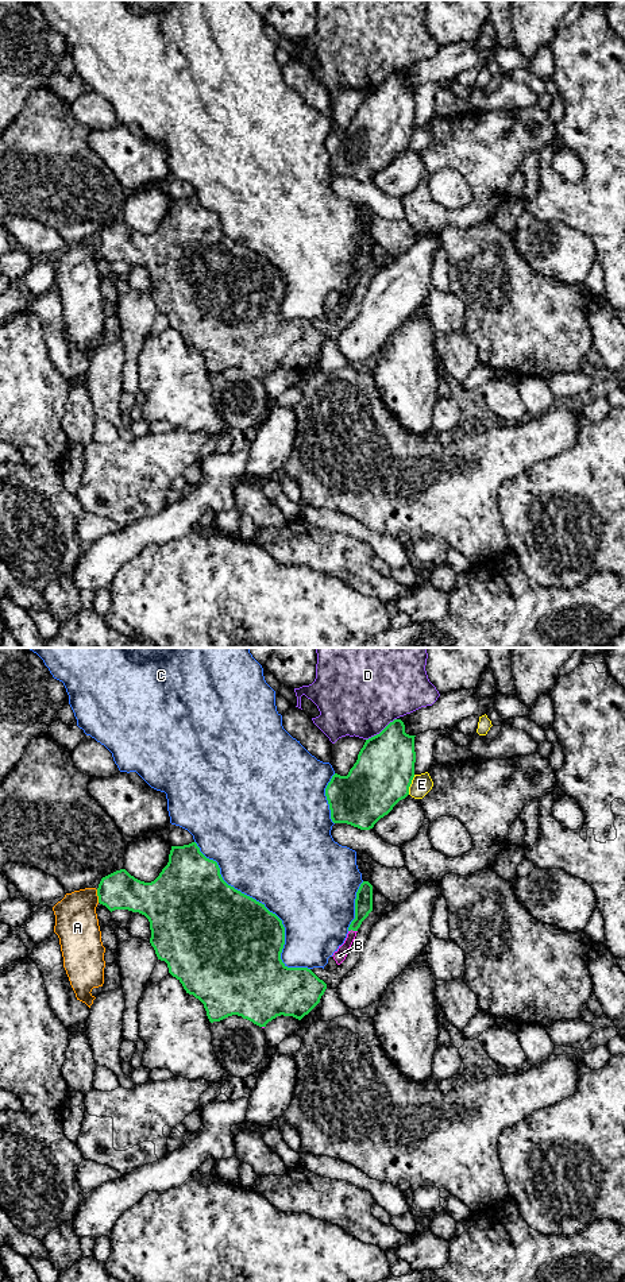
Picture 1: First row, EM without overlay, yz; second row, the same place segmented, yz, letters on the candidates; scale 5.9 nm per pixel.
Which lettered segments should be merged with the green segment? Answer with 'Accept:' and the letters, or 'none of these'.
Accept: B

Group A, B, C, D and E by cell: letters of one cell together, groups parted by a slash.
A / B / C / D / E

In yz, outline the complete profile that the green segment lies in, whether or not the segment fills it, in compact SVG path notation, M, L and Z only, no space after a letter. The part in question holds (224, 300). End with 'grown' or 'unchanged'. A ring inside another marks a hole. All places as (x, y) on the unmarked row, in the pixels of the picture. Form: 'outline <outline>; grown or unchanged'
outline M196 194L171 198L169 215L159 228L144 235L131 228L126 221L116 223L101 231L97 240L99 255L111 264L128 262L144 267L150 274L150 296L158 312L165 313L169 325L186 343L198 351L211 375L238 367L259 379L266 379L277 368L293 368L301 372L319 355L327 336L308 320L288 320L281 305L285 297L282 273L270 264L265 256L228 238L216 213L207 211Z; unchanged

